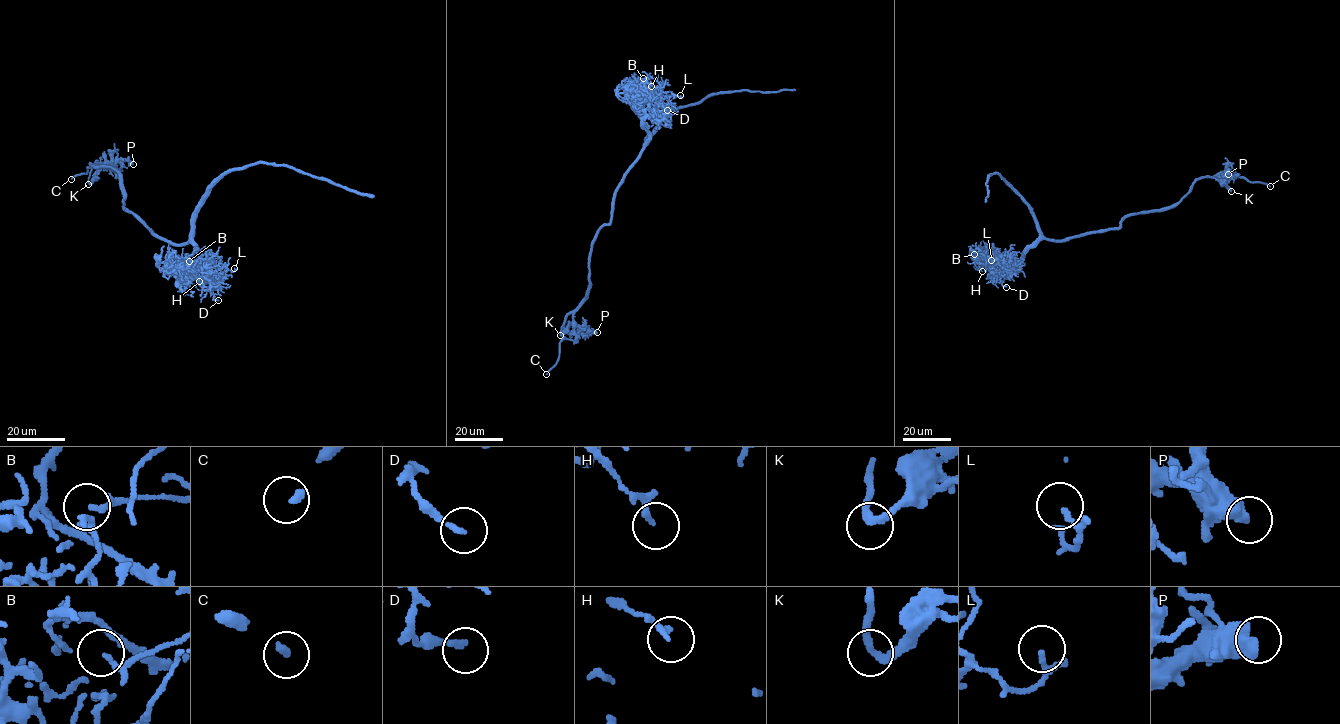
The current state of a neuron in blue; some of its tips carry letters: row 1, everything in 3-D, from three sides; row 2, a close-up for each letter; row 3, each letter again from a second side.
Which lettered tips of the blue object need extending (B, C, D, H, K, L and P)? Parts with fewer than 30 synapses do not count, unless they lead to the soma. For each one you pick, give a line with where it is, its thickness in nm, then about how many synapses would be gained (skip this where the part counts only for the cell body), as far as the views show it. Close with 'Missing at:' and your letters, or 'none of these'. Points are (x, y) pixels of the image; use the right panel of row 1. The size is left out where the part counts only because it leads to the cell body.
Missing at: none of these

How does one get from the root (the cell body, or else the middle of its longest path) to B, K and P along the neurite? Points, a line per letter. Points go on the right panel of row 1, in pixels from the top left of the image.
B: (1072, 237), (1037, 240), (1012, 267), (1000, 267), (982, 254), (974, 254)
K: (1072, 237), (1117, 228), (1131, 214), (1173, 207), (1199, 179), (1217, 175), (1231, 191)
P: (1072, 237), (1117, 228), (1131, 214), (1173, 207), (1197, 180), (1228, 174)

